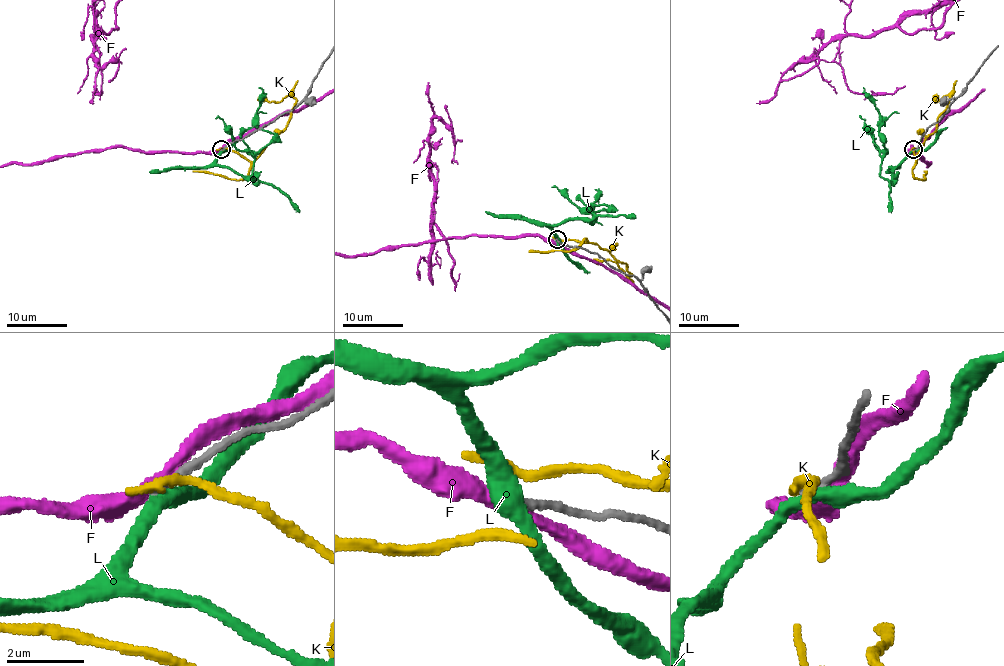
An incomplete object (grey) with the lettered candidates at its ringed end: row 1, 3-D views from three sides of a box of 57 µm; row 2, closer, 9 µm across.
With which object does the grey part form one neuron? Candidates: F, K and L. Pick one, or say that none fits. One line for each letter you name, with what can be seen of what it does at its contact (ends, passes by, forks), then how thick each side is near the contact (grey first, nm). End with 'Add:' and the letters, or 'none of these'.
Add: none of these

